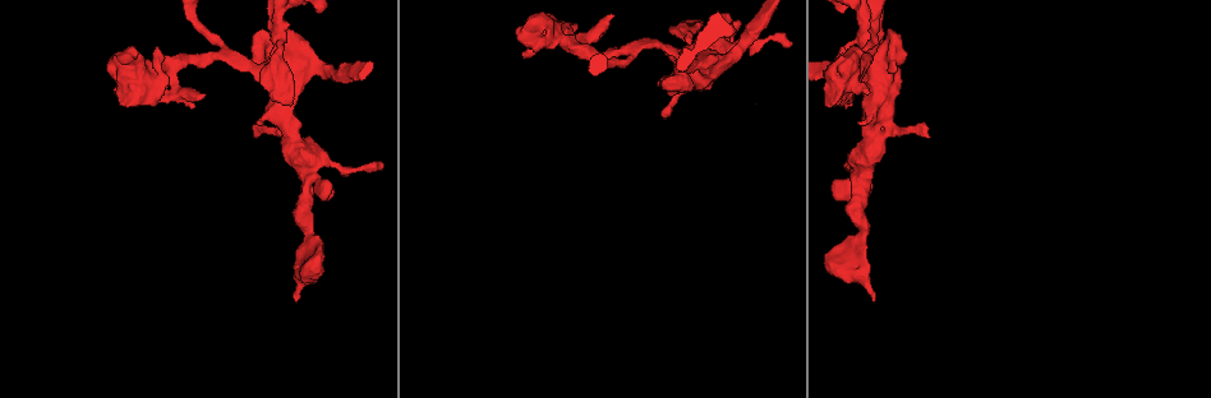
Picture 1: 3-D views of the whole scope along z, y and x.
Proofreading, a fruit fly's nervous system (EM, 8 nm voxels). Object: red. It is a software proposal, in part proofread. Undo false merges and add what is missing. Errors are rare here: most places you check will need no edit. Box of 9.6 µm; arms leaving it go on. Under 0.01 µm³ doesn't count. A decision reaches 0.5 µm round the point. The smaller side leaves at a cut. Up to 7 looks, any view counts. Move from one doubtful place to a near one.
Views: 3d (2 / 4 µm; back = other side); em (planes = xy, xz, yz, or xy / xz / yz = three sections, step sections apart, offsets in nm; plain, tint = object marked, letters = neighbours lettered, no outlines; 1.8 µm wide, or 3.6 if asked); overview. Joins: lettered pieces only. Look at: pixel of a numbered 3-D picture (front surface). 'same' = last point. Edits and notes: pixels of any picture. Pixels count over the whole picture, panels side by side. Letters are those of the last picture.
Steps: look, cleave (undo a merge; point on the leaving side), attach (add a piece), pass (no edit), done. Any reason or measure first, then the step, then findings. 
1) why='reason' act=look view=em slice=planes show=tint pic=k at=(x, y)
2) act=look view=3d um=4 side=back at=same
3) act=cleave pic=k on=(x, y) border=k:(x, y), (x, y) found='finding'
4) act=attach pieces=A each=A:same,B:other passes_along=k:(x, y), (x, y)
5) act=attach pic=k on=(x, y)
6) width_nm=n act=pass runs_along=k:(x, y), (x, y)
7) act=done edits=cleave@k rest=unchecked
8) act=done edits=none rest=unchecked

why='calibre changes' act=look view=em um=3.6 slice=planes show=letters pic=1 at=(872, 66)

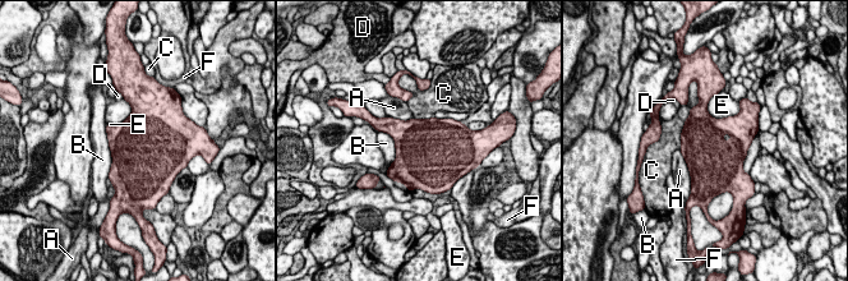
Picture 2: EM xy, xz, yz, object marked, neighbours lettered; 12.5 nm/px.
act=pass each=A:other,B:other,C:other,D:other,E:other,F:other border=2:(706, 102), (715, 118), (738, 114) found='one neuron here'

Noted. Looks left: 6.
why='four or more arms meet' act=look view=3d um=4 pic=1 at=(150, 78)

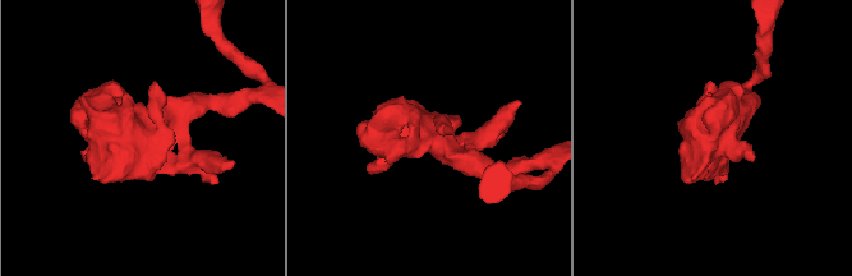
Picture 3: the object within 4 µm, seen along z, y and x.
why='need the tissue' act=look view=em um=3.6 slice=xz step=8 show=letters pic=3 at=(432, 137)

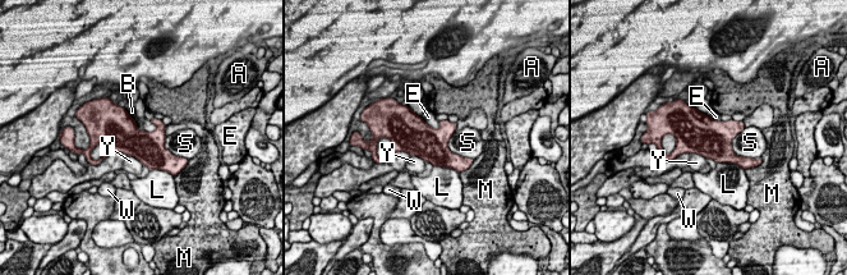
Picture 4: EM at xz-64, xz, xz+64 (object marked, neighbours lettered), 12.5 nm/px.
width_nm=400 act=pass each=A:other,B:other,E:other,L:other,M:other,S:other,W:other,Y:other border=4:(420, 117), (433, 128), (440, 127) found='one neuron here'

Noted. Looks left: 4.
why='four or more arms meet' act=look view=em um=3.6 slice=xy step=8 show=tint pic=1 at=(861, 167)

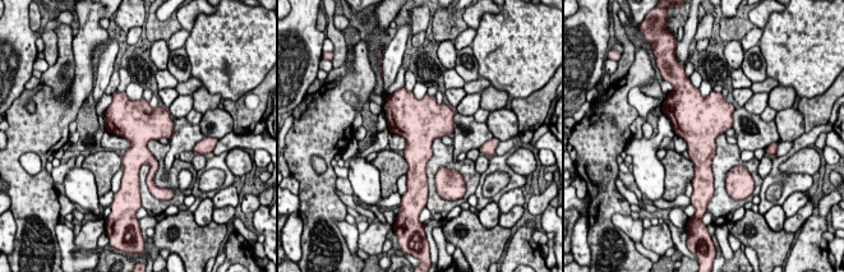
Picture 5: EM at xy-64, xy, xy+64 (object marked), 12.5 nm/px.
why='cut it another way' act=look view=em um=3.6 slice=xz step=16 show=letters at=same

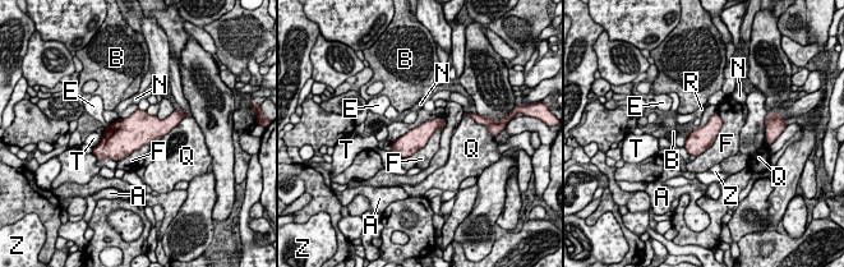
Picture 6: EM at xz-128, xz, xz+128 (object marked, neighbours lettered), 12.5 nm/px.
longest_contact=F:600nm act=pass each=A:other,B:other,E:other,F:other,N:other,Q:other,R:other,T:other,Z:other border=6:(719, 114), (715, 141), (696, 156) found='one neuron here'

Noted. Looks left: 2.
act=done edits=none rest=unchecked

